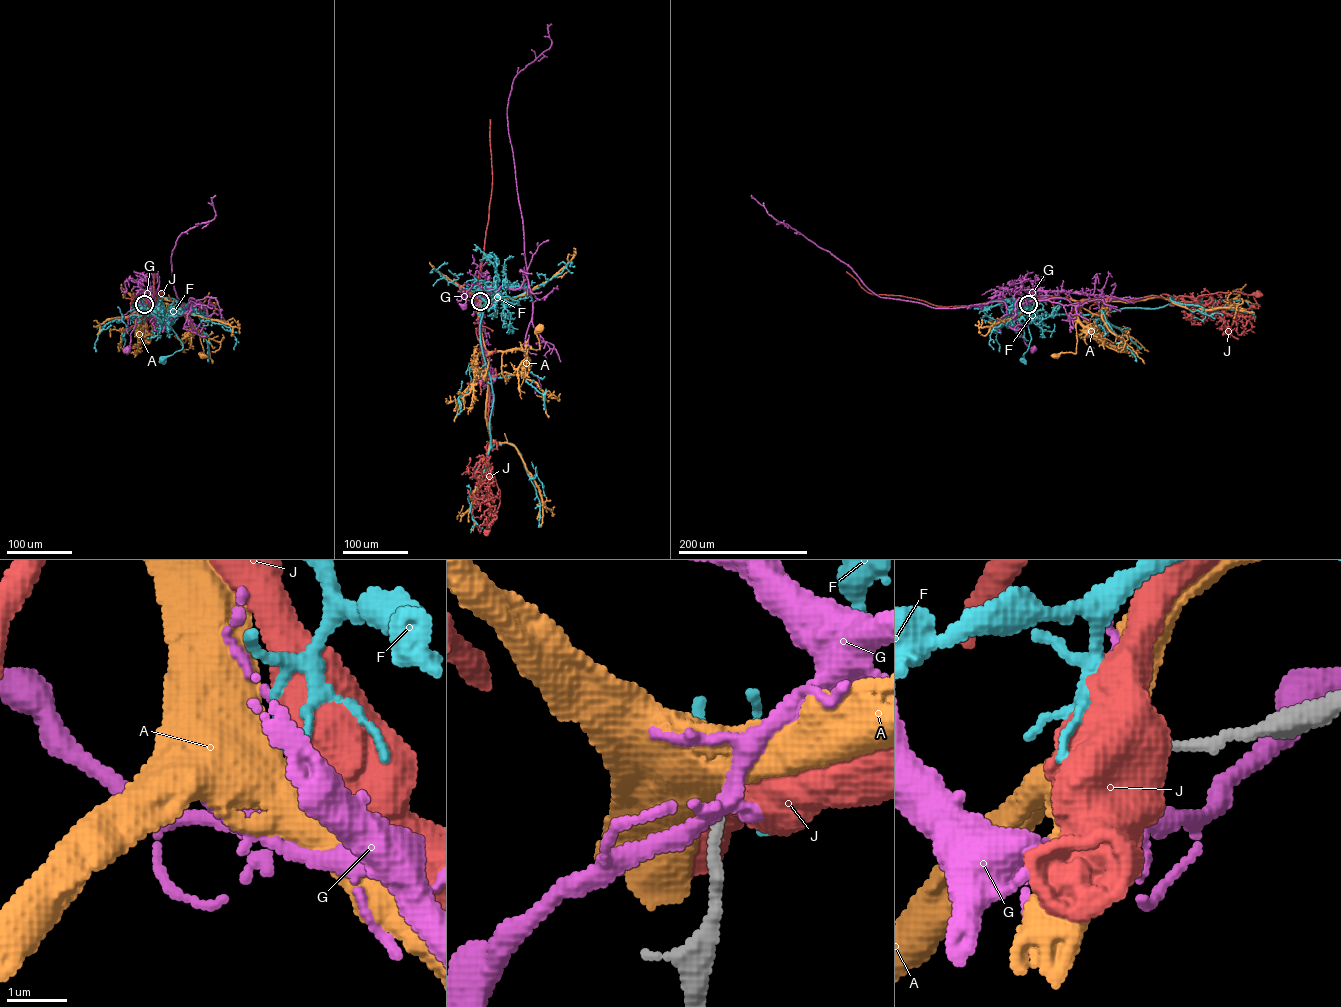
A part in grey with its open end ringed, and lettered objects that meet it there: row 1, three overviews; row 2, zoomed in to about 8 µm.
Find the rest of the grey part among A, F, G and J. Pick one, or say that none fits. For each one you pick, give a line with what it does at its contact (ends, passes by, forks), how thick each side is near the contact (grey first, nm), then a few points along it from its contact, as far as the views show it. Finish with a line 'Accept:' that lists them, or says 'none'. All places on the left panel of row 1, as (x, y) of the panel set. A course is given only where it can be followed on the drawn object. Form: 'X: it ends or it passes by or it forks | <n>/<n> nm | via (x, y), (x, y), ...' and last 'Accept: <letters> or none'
Accept: none

